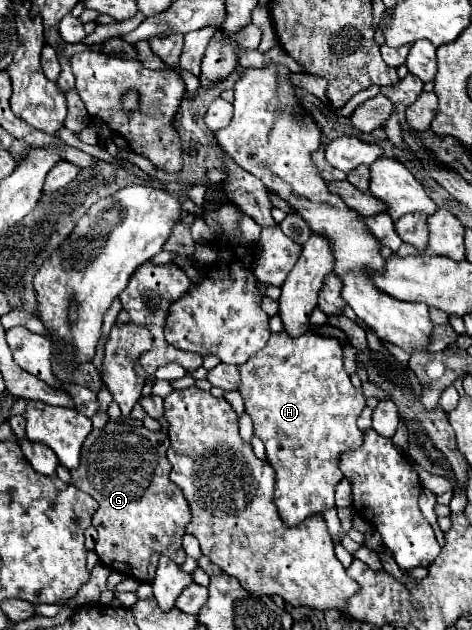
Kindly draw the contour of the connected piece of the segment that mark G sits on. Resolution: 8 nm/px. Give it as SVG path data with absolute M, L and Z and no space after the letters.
M122 418L118 422L108 422L102 430L92 430L82 444L82 458L78 470L72 470L72 484L82 492L88 492L98 500L98 510L94 512L92 526L98 530L98 542L94 552L100 562L122 576L136 578L140 582L148 582L148 566L152 554L166 554L176 564L182 564L186 552L182 550L182 536L186 532L186 524L192 518L190 506L178 486L170 482L170 464L166 458L166 450L170 440L164 432L148 432L140 420Z

